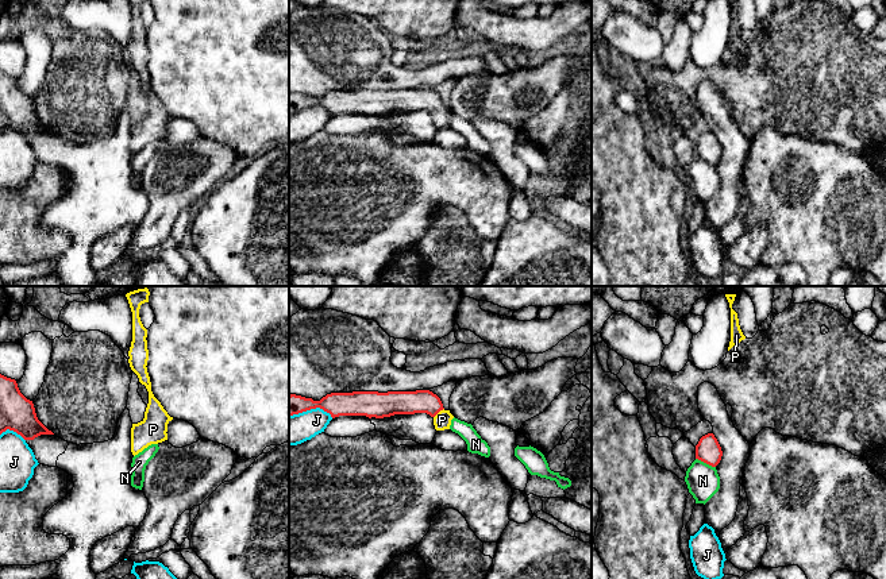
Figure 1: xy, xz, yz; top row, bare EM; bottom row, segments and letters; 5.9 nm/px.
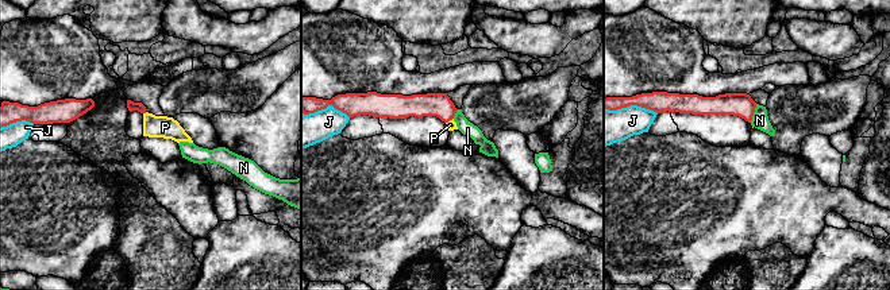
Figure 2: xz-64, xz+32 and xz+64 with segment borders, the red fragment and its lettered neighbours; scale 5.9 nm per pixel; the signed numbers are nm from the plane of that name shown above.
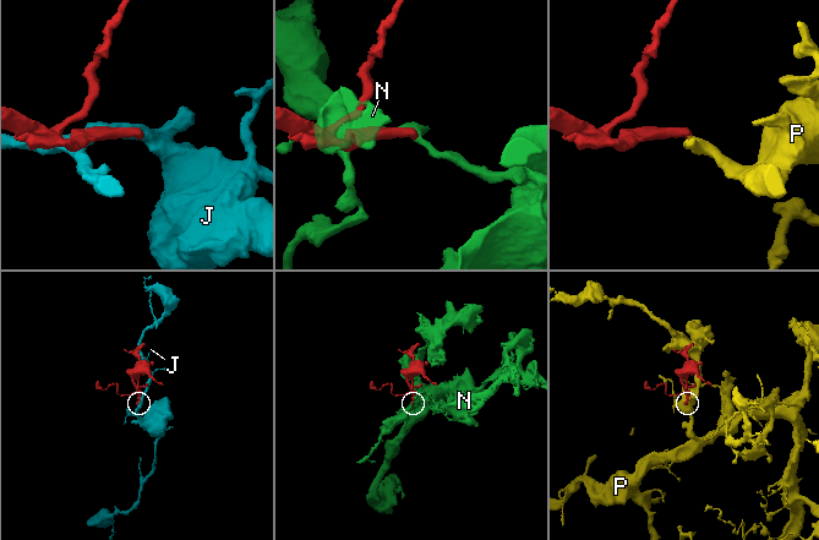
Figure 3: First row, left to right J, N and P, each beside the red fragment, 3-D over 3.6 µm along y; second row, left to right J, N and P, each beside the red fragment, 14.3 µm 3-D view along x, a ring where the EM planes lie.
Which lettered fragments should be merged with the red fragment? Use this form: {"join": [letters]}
{"join": ["P"]}

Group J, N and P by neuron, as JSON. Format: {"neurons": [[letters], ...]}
{"neurons": [["J"], ["N"], ["P"]]}

